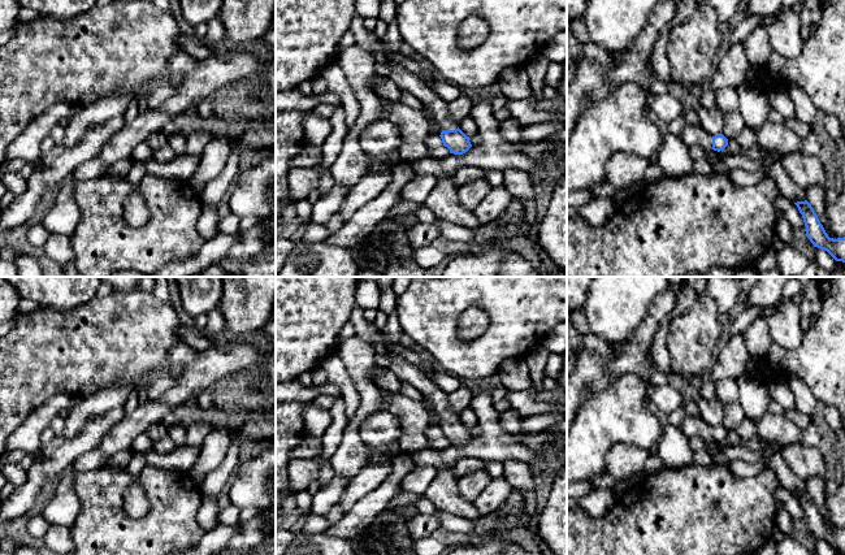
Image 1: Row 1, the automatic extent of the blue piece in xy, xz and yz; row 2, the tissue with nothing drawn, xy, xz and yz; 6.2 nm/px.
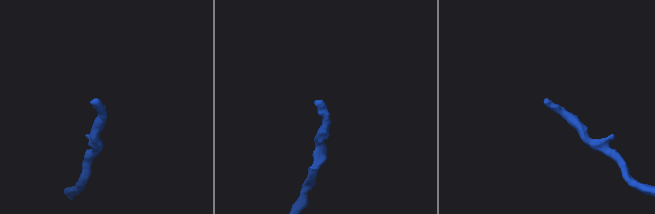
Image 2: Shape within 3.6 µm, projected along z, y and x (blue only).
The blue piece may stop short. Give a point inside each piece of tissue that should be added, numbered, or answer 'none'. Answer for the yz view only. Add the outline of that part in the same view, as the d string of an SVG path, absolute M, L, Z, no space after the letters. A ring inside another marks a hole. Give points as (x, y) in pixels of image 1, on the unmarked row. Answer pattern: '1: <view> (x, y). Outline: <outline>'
1: yz (693, 425). Outline: M686 416L680 429L686 438L701 437L705 441L712 441L712 426L701 416Z

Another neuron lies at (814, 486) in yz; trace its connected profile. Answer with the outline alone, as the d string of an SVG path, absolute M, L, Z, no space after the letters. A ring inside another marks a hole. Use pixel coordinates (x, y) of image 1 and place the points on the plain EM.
M811 477L805 481L806 491L814 499L820 515L823 516L826 524L829 529L837 530L837 528L829 521L827 507L826 507L826 493L824 482L819 477Z

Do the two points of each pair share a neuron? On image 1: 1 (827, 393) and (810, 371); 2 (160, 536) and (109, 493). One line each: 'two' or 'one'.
1: one
2: one

